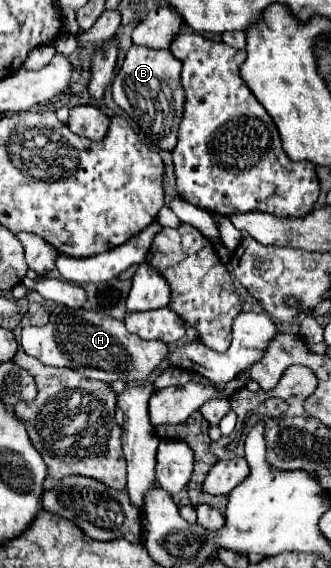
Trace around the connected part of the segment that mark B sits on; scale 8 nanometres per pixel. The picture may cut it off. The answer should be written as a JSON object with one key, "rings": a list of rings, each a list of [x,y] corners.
{"rings":[[[133,45],[113,81],[113,101],[131,117],[139,131],[159,151],[173,151],[177,131],[185,111],[185,91],[181,87],[181,61],[169,49],[147,49]]]}

